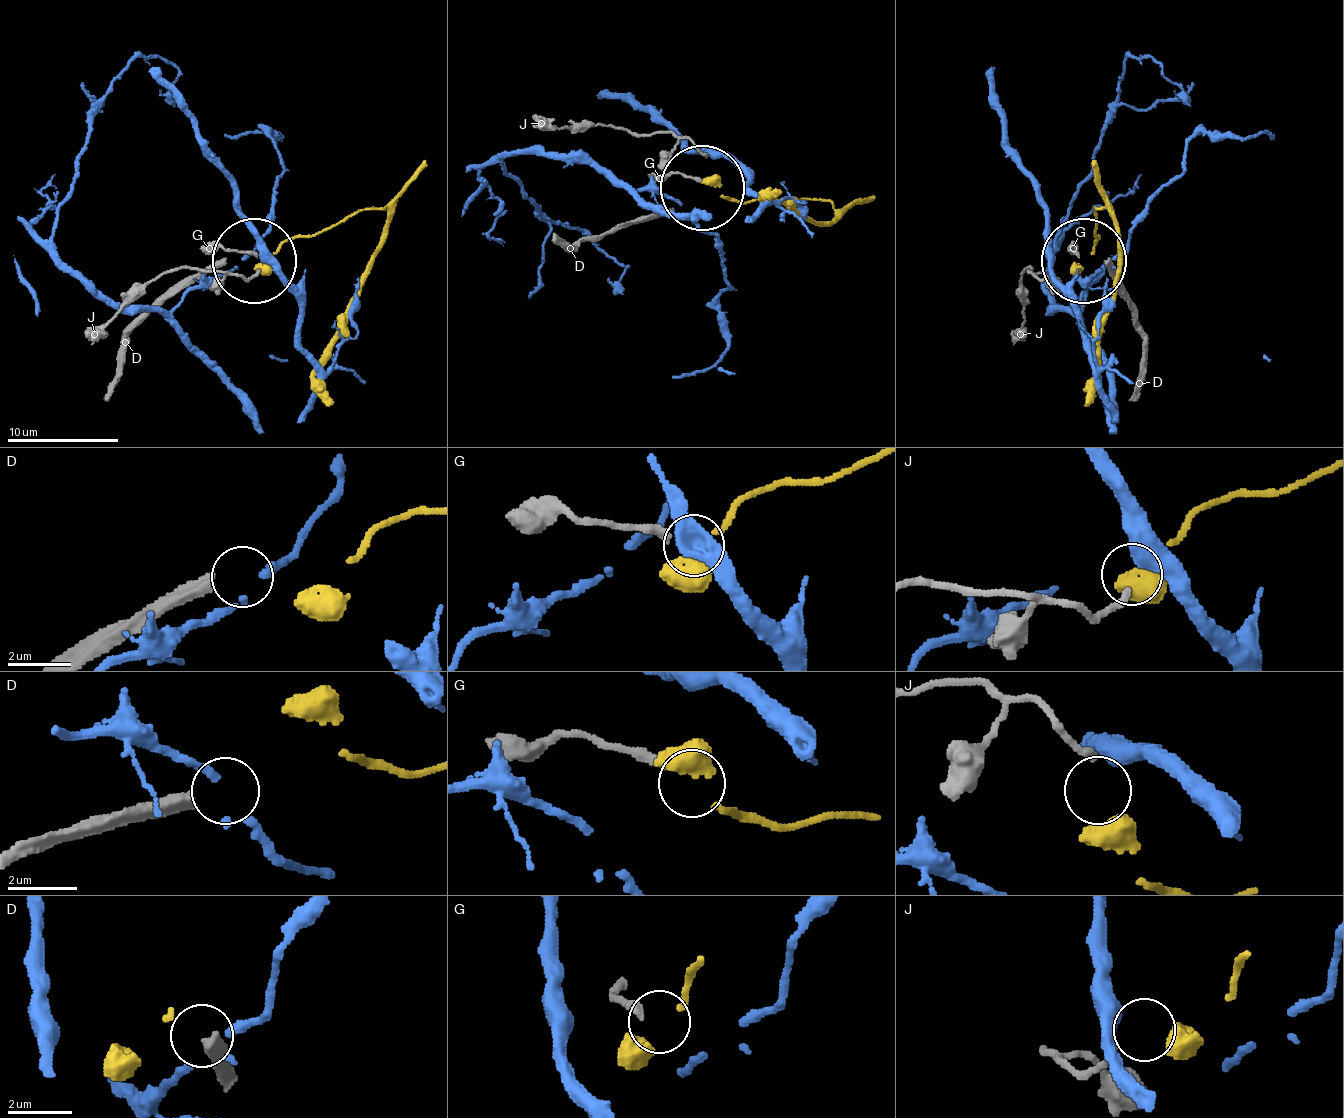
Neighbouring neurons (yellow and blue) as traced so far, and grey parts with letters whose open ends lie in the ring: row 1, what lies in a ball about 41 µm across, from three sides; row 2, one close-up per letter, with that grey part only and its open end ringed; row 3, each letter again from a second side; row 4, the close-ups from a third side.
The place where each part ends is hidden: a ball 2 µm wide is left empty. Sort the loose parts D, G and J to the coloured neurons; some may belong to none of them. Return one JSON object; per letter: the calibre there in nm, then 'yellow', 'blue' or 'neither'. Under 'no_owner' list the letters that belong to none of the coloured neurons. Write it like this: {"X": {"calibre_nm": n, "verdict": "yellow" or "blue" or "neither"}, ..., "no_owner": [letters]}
{"D": {"calibre_nm": 400, "verdict": "neither"}, "G": {"calibre_nm": 280, "verdict": "yellow"}, "J": {"calibre_nm": 220, "verdict": "neither"}, "no_owner": ["D", "J"]}

